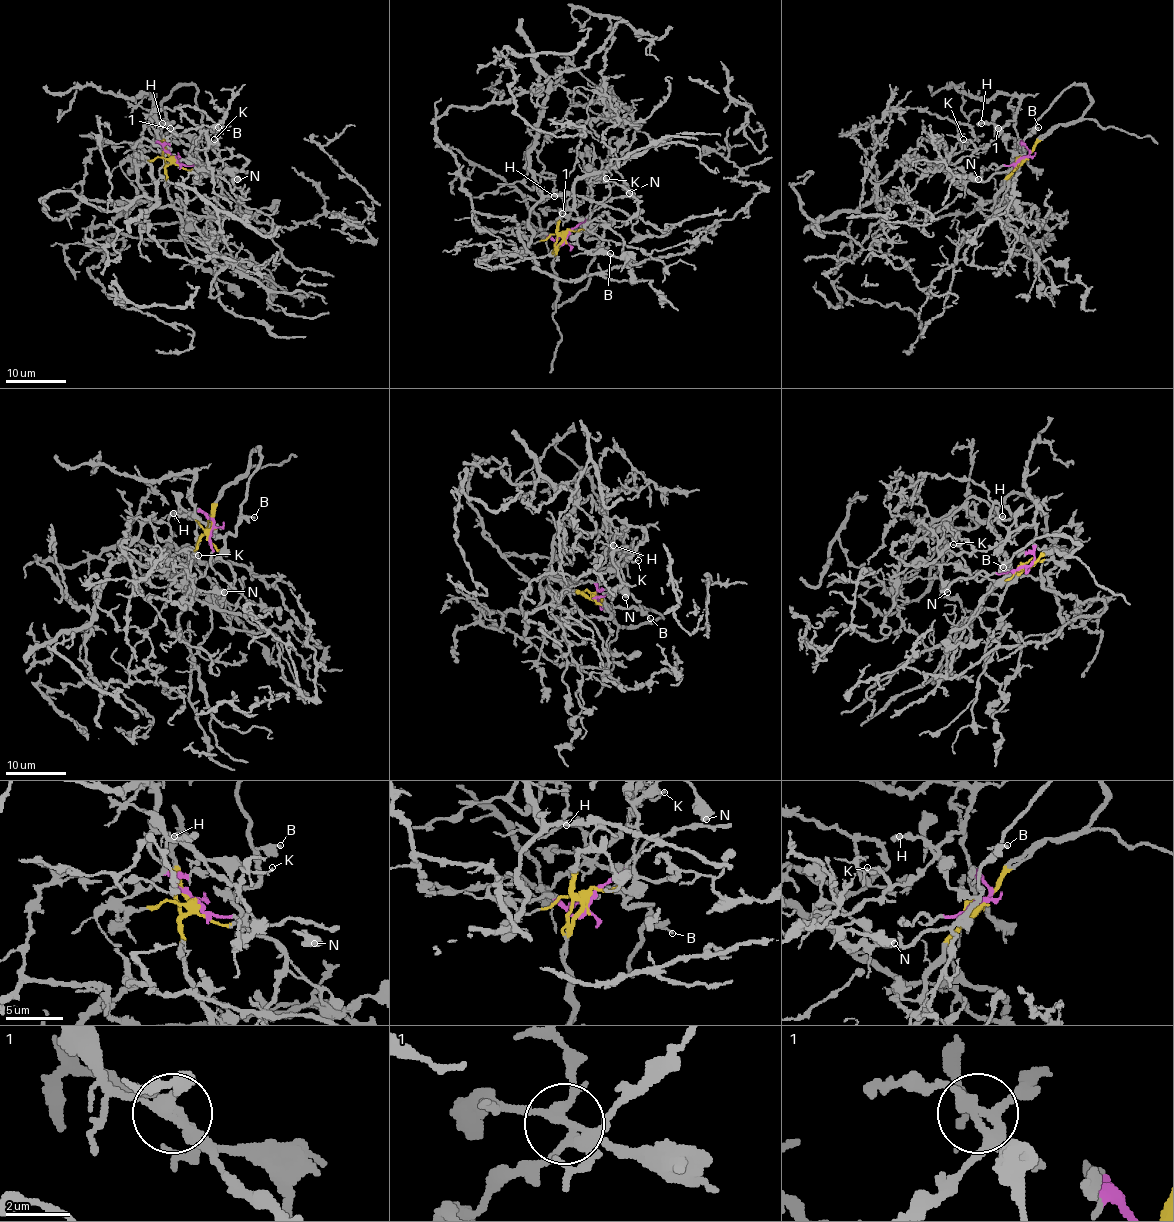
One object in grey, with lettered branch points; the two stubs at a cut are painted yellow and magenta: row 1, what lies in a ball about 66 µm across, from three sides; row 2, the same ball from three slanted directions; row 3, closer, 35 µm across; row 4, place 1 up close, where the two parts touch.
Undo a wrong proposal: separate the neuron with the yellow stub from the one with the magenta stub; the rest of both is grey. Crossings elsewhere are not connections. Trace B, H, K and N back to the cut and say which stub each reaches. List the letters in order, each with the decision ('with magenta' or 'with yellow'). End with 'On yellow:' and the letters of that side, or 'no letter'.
B: with yellow
H: with magenta
K: with magenta
N: with yellow
On yellow: B, N

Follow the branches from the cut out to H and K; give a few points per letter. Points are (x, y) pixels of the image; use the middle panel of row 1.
H: (565, 237), (561, 243), (556, 243), (541, 229), (562, 216), (564, 201), (553, 196)
K: (565, 237), (561, 243), (556, 243), (541, 229), (558, 222), (594, 183), (606, 178)

